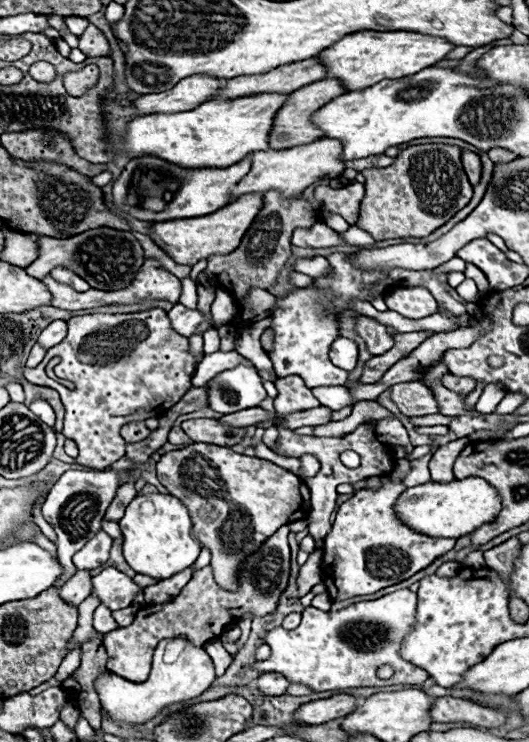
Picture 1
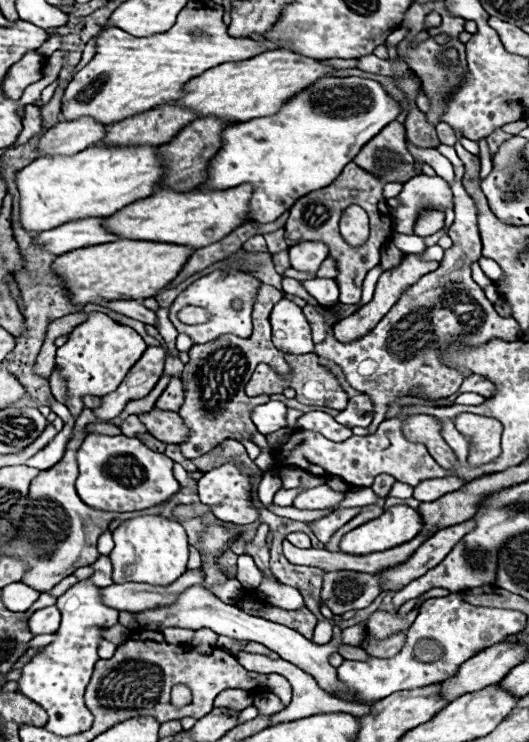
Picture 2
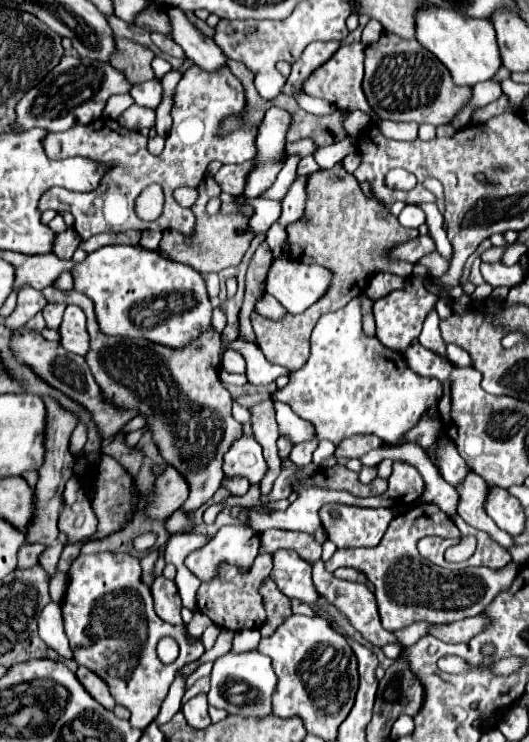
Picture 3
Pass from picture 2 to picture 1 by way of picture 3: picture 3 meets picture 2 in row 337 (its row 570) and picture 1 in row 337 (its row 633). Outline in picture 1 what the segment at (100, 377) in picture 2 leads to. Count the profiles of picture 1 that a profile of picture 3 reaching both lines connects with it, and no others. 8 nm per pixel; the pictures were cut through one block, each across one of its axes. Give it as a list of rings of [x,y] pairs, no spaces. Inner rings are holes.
[[[152,308],[136,314],[88,314],[70,318],[66,338],[58,346],[50,348],[36,368],[24,368],[24,376],[28,382],[54,388],[60,394],[66,410],[62,434],[66,438],[72,438],[78,446],[80,454],[78,458],[74,458],[76,464],[104,470],[124,456],[126,446],[124,438],[120,436],[120,428],[128,422],[158,418],[160,414],[164,414],[174,402],[182,398],[184,390],[190,386],[190,378],[196,372],[198,362],[200,360],[188,350],[188,338],[170,330],[166,312],[160,308]],[[54,356],[62,360],[62,378],[72,380],[76,384],[74,390],[68,390],[66,386],[46,376],[44,368]]]

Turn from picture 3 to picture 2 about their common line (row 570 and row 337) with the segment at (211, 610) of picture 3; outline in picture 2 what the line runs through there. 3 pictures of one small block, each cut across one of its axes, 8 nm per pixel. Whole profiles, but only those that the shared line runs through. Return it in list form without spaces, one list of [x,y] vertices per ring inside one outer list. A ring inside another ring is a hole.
[[[264,292],[264,300],[256,300],[252,308],[252,320],[254,320],[254,330],[250,338],[236,338],[232,334],[224,334],[224,338],[216,338],[216,342],[206,342],[204,346],[194,346],[190,350],[190,362],[184,366],[184,372],[180,376],[186,400],[180,408],[182,420],[190,426],[190,438],[188,442],[180,444],[182,454],[186,458],[198,458],[210,450],[214,450],[218,444],[222,444],[228,438],[234,438],[242,442],[250,454],[252,460],[258,458],[260,448],[252,442],[252,432],[256,426],[250,420],[250,414],[256,406],[264,404],[270,400],[270,396],[246,396],[244,386],[248,378],[252,376],[254,368],[260,362],[268,362],[284,380],[290,378],[292,368],[286,364],[284,354],[274,348],[270,340],[270,312],[260,312],[260,310],[272,310],[272,306],[280,300],[278,292]]]

